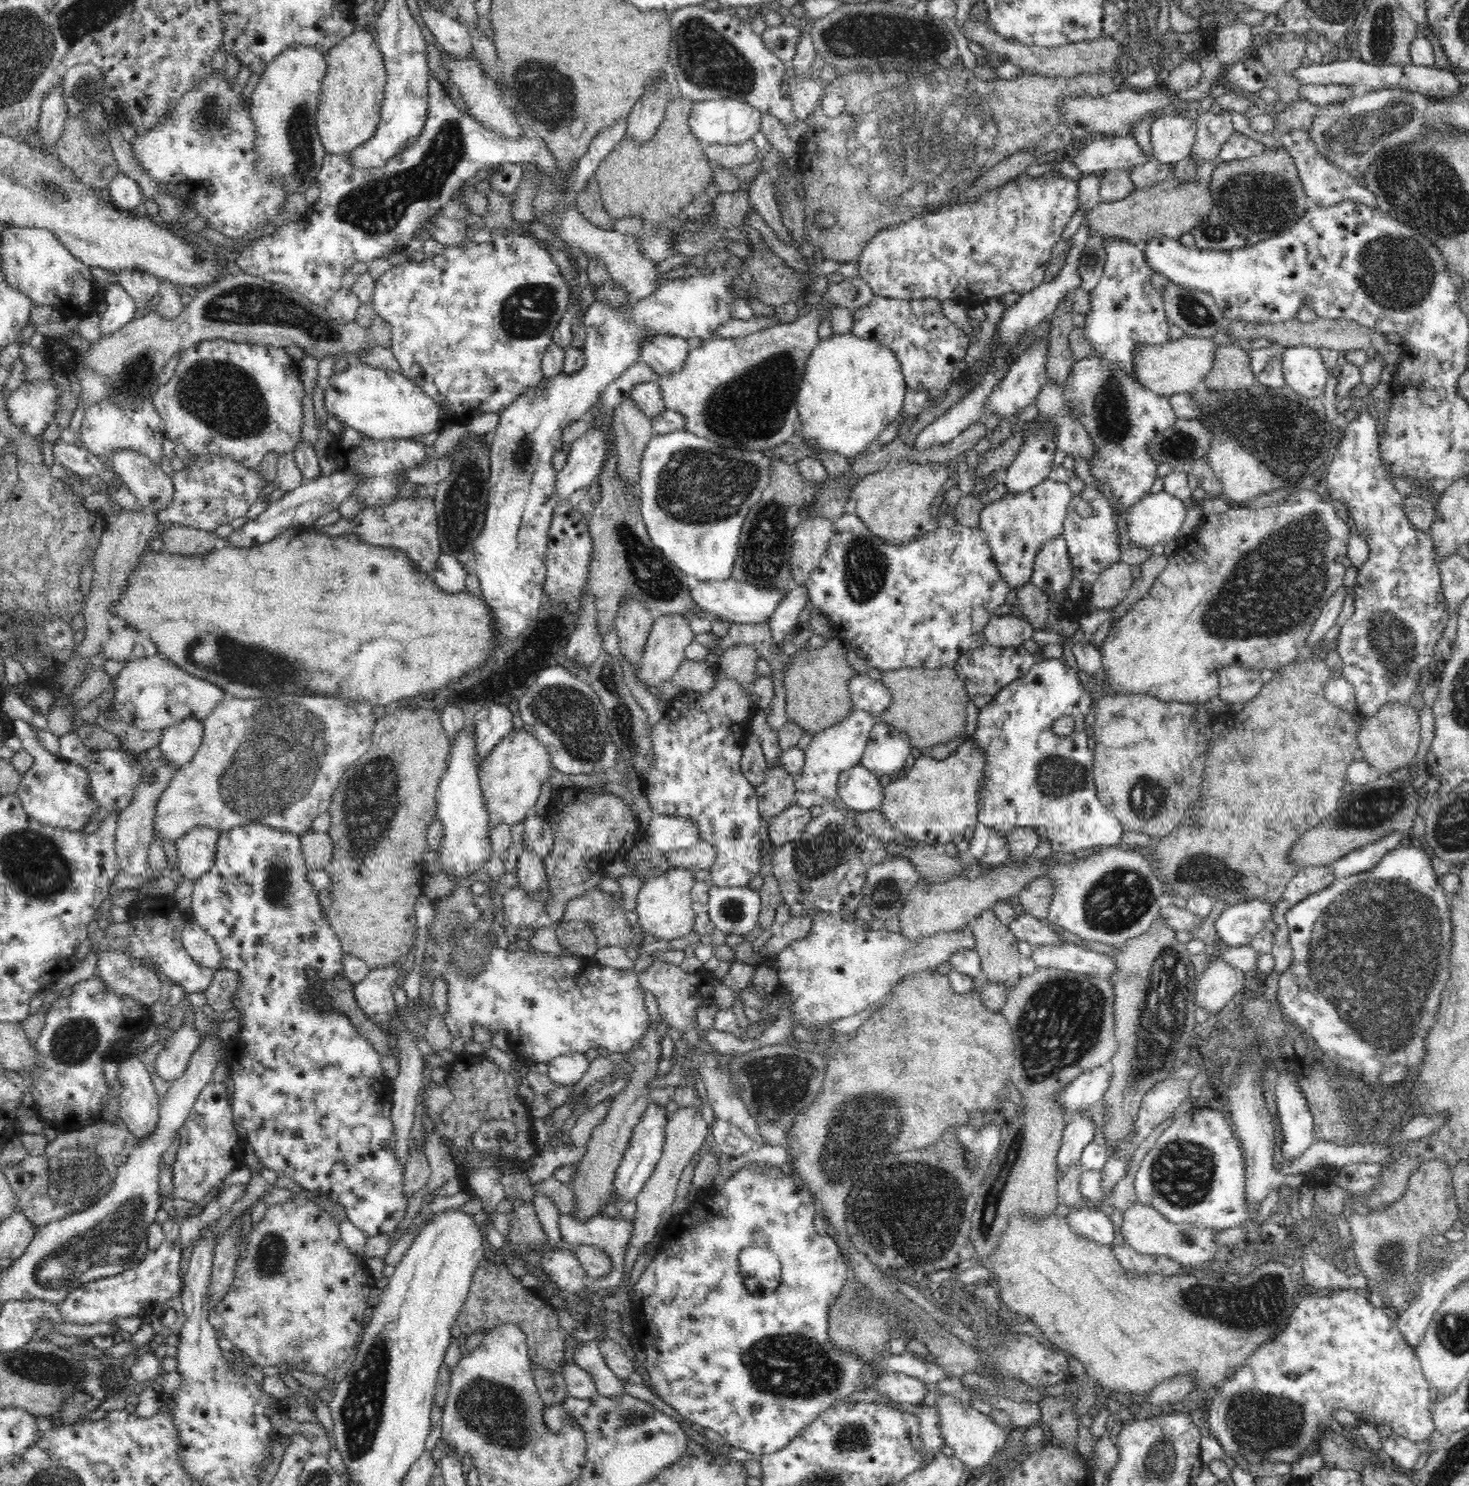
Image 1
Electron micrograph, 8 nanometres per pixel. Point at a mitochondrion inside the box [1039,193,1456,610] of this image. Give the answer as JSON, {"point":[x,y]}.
{"point":[1398,275]}

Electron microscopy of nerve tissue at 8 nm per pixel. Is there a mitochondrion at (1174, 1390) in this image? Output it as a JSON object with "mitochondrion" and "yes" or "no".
{"mitochondrion":"no"}

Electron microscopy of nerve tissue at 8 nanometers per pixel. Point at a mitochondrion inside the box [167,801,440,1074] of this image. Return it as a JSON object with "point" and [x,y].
{"point":[278,886]}

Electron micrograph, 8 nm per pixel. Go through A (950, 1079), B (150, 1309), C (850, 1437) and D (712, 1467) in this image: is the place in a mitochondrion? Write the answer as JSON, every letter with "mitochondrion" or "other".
{"A":"other","B":"other","C":"mitochondrion","D":"other"}

